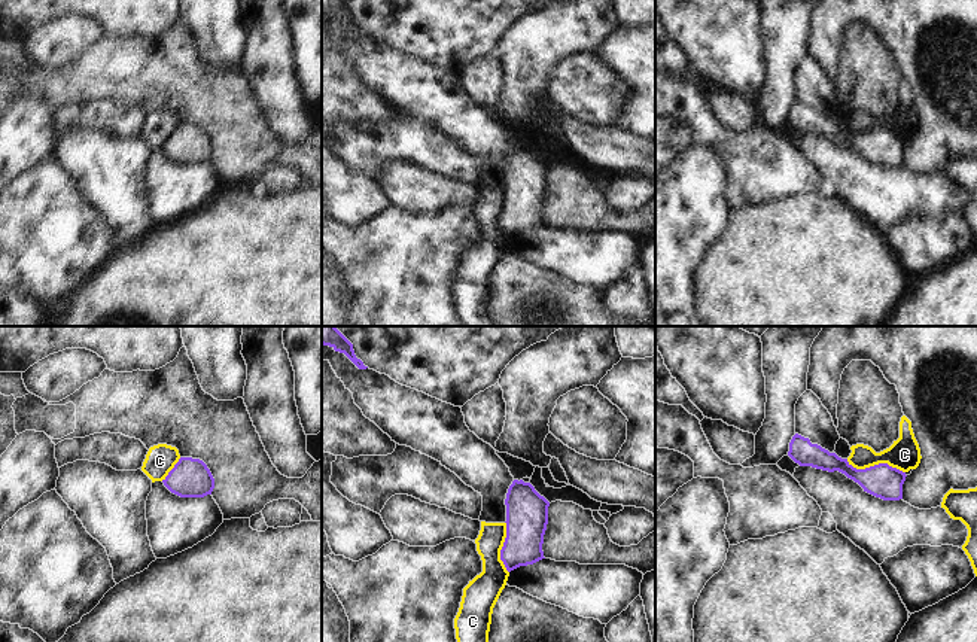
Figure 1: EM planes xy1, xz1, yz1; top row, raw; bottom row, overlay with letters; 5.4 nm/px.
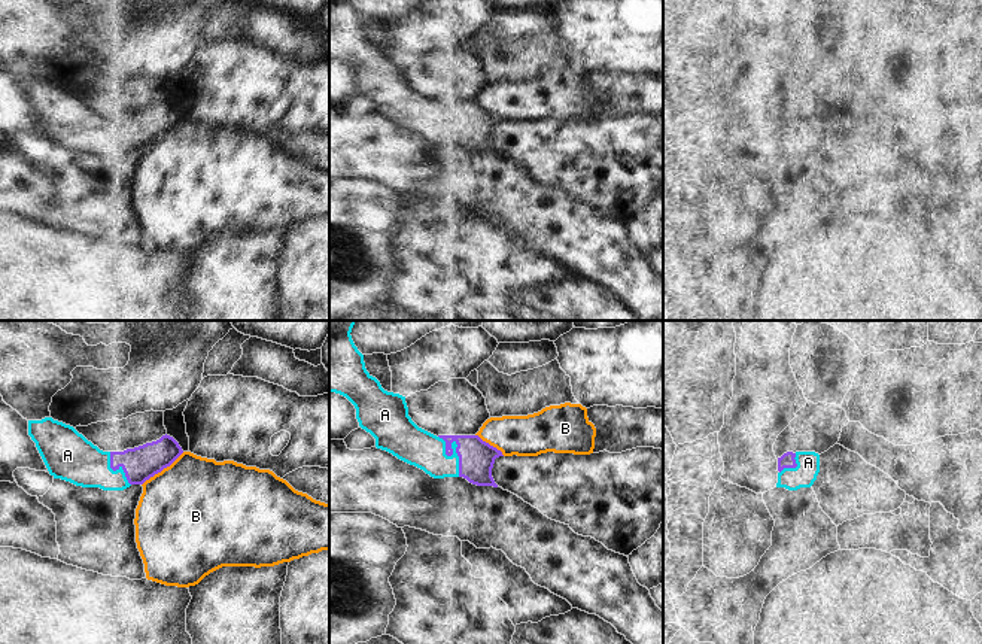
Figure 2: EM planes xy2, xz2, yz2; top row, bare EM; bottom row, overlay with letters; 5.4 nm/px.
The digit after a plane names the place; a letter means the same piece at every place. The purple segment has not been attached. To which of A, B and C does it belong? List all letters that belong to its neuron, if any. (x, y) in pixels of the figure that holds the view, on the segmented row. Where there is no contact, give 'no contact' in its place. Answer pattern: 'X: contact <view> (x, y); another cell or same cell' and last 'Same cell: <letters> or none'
A: contact xz2 (452, 453); same cell
B: contact xy2 (163, 468); another cell
C: contact yz1 (876, 465); another cell
Same cell: A

